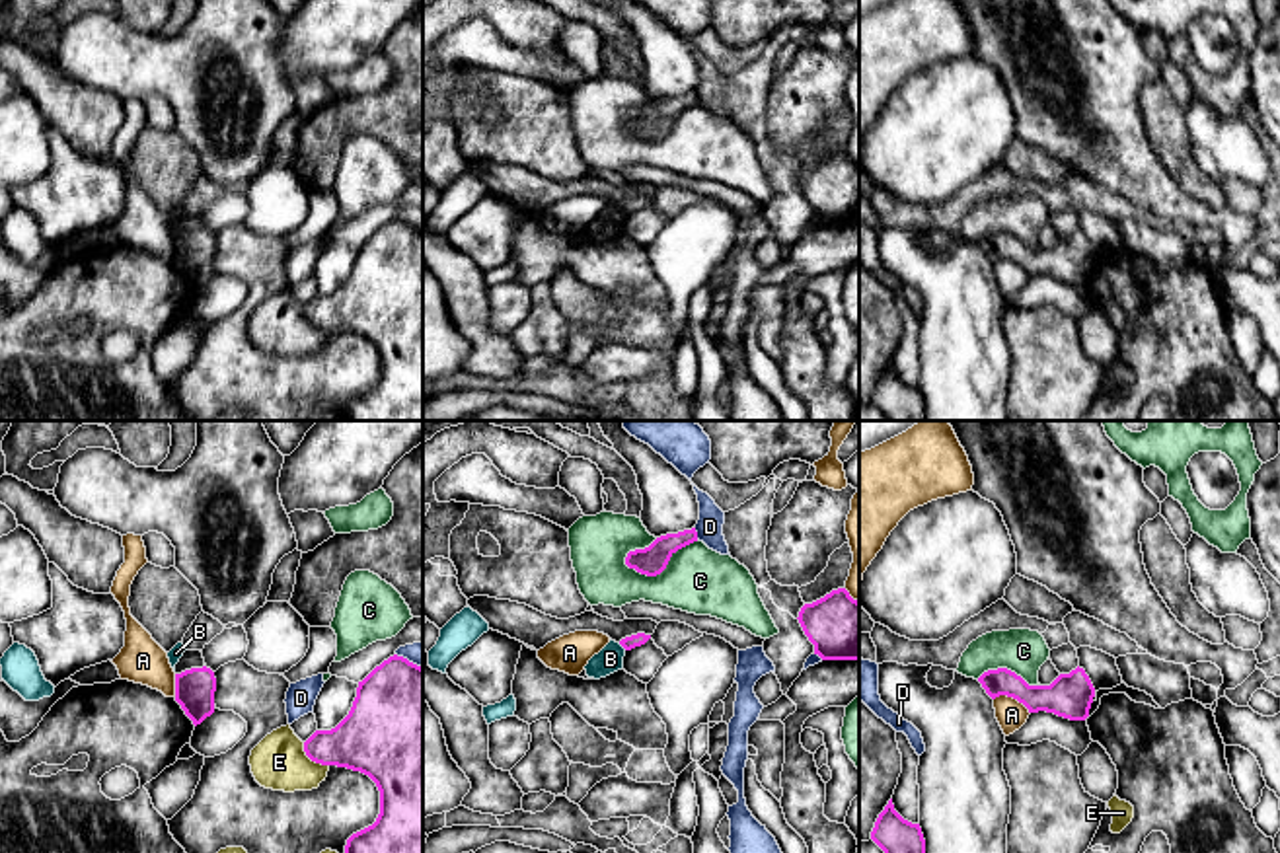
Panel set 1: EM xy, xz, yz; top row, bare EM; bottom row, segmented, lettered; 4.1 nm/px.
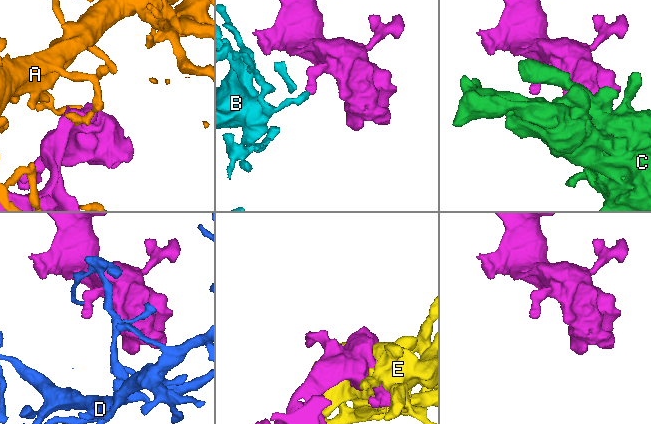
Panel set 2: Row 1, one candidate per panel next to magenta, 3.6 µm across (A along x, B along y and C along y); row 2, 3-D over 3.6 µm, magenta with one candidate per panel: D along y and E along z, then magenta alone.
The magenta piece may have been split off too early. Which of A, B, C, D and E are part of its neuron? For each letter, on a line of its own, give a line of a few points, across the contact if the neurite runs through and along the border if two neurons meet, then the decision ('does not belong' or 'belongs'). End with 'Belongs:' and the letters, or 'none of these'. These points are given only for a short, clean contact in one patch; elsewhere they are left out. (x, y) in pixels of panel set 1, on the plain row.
A: does not belong
B: line xz (618, 207), (626, 213); does not belong
C: does not belong
D: does not belong
E: does not belong
Belongs: none of these

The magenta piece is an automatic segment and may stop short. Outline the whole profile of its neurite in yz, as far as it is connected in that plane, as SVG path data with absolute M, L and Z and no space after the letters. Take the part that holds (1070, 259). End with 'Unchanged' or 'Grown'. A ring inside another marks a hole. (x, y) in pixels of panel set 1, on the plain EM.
M1007 232L988 234L978 245L996 263L1007 259L1023 267L1029 277L1054 277L1070 284L1085 284L1095 261L1095 251L1083 232L1060 238L1050 249L1029 249Z. Unchanged

